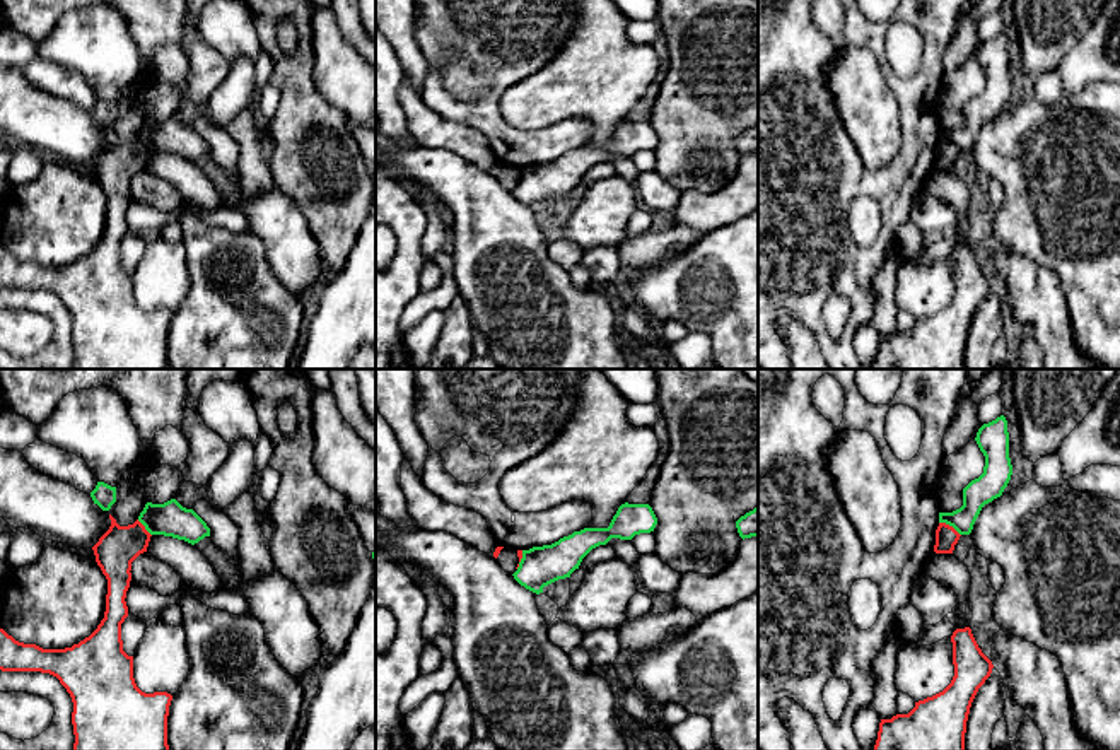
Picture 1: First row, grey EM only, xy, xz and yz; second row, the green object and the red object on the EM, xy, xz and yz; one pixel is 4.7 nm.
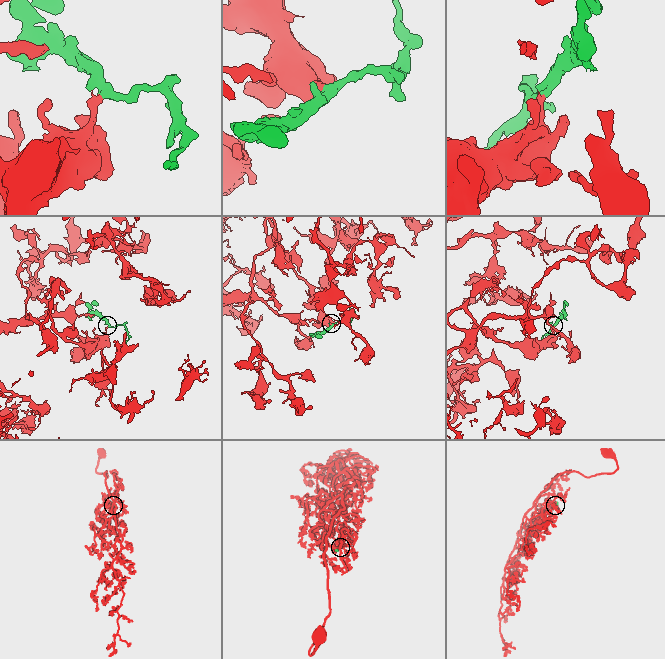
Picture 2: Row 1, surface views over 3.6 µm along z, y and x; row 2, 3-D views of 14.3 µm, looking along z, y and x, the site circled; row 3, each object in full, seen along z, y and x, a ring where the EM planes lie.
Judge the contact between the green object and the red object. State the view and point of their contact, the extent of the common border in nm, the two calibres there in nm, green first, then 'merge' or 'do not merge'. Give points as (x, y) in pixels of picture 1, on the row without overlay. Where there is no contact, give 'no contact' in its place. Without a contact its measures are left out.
yz (950, 142) | 120 nm | 130/110 nm | do not merge

